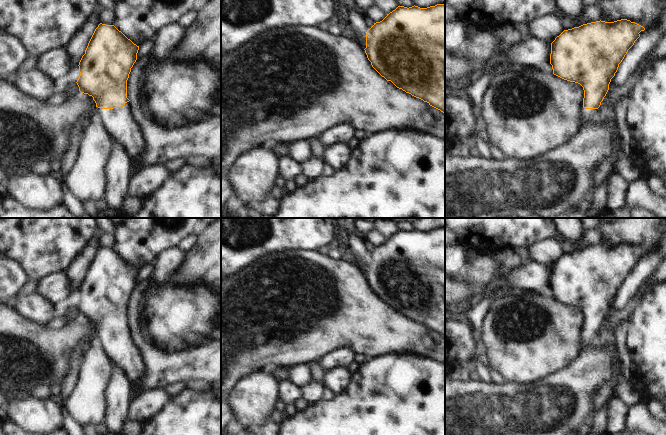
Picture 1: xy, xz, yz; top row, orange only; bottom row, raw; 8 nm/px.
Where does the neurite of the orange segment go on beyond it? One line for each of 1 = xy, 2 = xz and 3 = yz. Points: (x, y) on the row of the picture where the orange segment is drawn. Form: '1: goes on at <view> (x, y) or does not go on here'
1: goes on at xy (121, 123)
2: does not go on here
3: goes on at yz (588, 115)

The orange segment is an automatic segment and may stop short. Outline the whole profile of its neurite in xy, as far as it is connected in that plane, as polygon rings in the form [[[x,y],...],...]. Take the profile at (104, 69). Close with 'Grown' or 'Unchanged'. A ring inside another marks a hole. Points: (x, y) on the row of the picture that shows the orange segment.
[[[100,23],[95,29],[85,54],[79,62],[80,76],[77,80],[79,91],[93,97],[96,103],[95,116],[99,119],[105,131],[126,153],[131,166],[132,175],[142,167],[140,160],[144,152],[144,137],[138,126],[137,117],[141,114],[138,108],[129,109],[124,105],[127,98],[127,80],[131,68],[137,60],[139,46],[128,39],[114,25]]]. Grown.

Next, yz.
[[[627,19],[614,22],[596,21],[564,30],[551,43],[550,64],[553,74],[580,84],[584,90],[580,128],[595,120],[598,108],[609,90],[611,79],[628,50],[645,28]]]. Grown.

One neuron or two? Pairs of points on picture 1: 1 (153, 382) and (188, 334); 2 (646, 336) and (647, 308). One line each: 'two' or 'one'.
1: two
2: one

